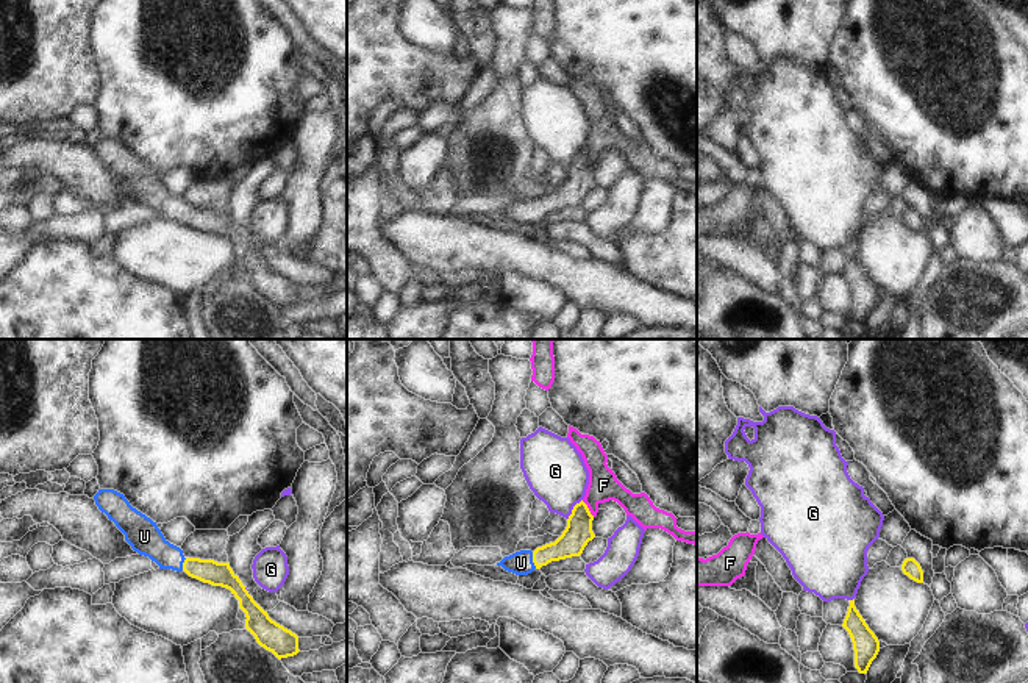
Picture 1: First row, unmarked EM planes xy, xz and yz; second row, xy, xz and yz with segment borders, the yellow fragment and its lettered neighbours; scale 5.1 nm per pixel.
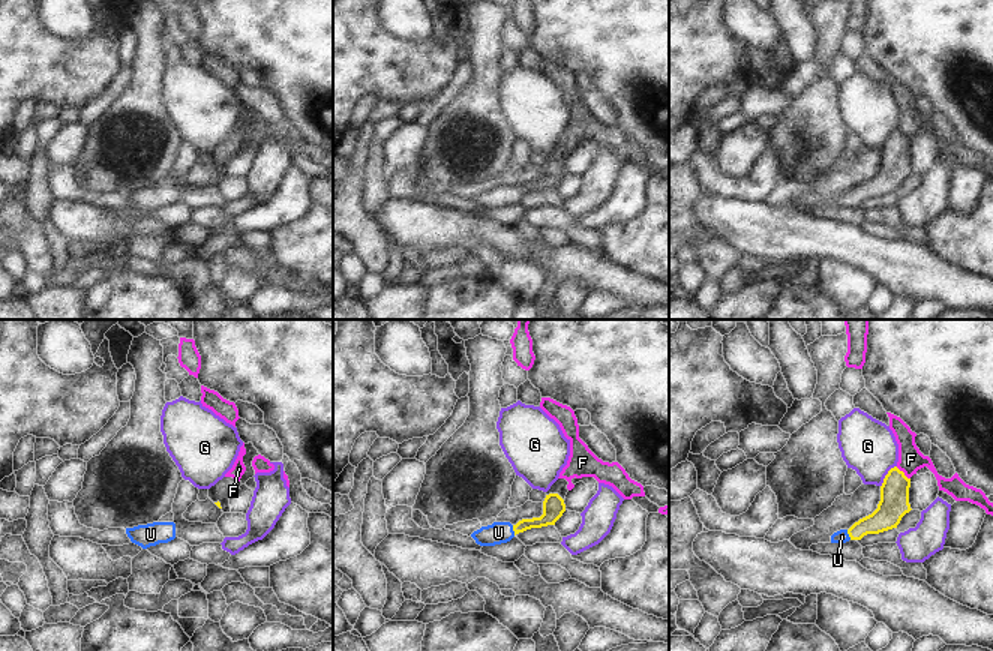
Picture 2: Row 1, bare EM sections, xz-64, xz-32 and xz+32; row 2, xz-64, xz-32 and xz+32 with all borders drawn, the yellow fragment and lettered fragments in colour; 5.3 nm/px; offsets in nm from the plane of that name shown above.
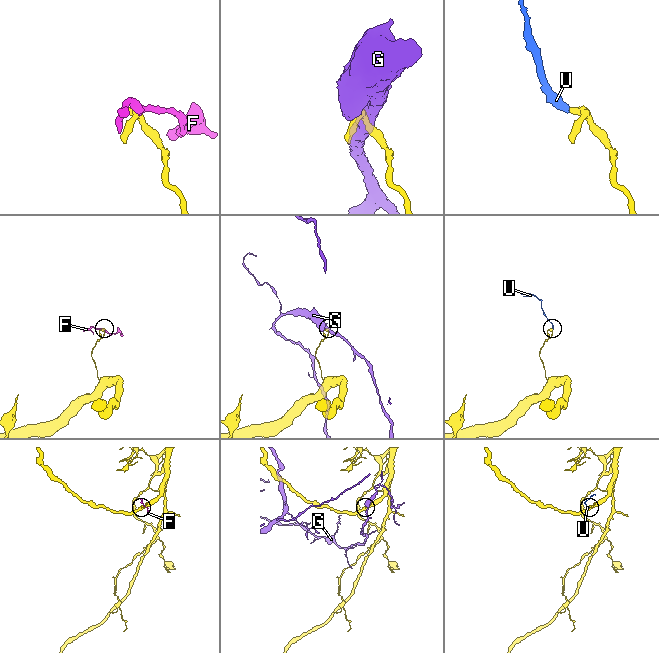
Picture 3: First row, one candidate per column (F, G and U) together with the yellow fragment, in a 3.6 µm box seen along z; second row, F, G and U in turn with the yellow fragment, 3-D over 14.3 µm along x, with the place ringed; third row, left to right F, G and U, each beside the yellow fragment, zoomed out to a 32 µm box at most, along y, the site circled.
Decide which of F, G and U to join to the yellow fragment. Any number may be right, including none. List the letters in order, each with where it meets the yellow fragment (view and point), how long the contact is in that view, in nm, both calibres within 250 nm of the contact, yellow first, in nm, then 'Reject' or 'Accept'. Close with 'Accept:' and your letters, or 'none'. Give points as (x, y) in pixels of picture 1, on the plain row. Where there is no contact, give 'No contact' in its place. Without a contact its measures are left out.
F: Touches yellow at xz (588, 158). Shared border 110 nm. Thickness 140 nm (yellow) against 160 nm. Reject
G: Touches yellow at xz (572, 160). Shared border 130 nm. Thickness 140 nm (yellow) against 320 nm. Reject
U: Touches yellow at xz (533, 210). Shared border 90 nm. Thickness 140 nm (yellow) against 130 nm. Accept
Accept: U.

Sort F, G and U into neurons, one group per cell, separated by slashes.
F / G / U

